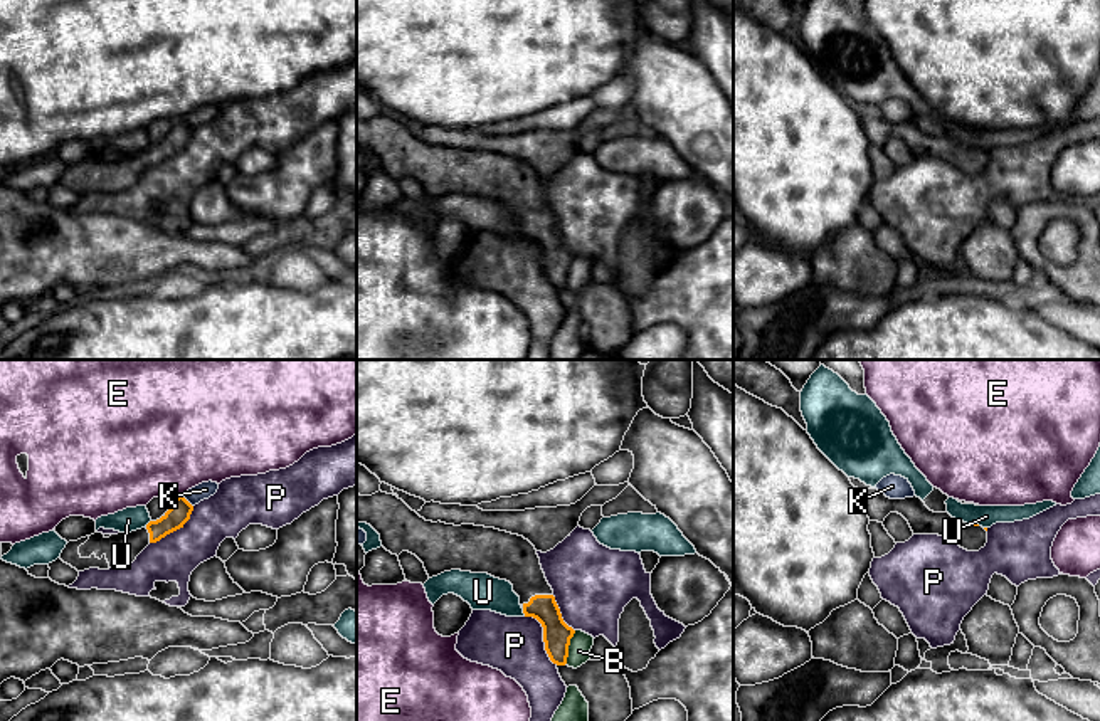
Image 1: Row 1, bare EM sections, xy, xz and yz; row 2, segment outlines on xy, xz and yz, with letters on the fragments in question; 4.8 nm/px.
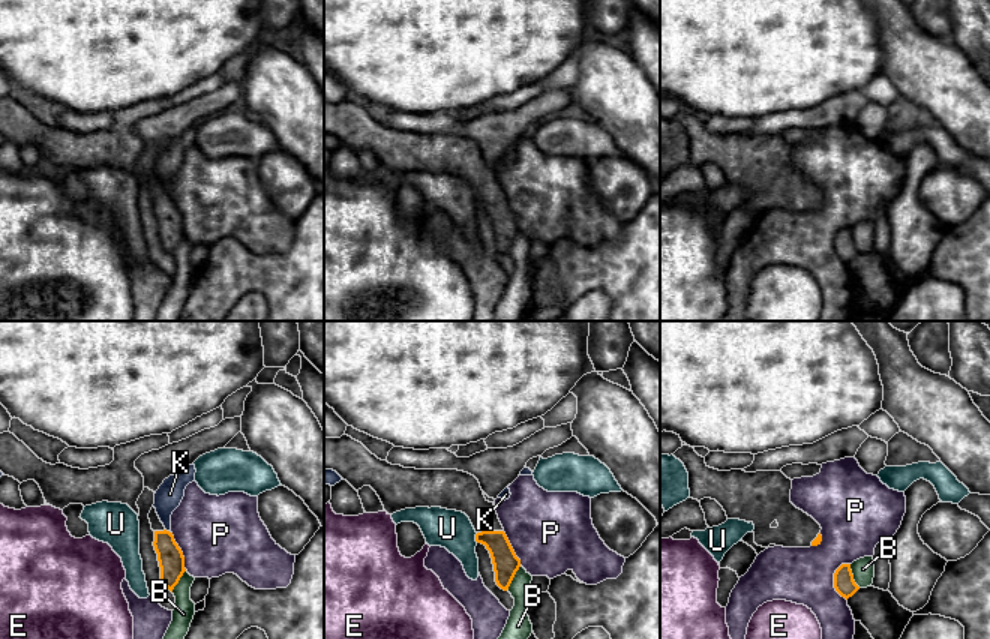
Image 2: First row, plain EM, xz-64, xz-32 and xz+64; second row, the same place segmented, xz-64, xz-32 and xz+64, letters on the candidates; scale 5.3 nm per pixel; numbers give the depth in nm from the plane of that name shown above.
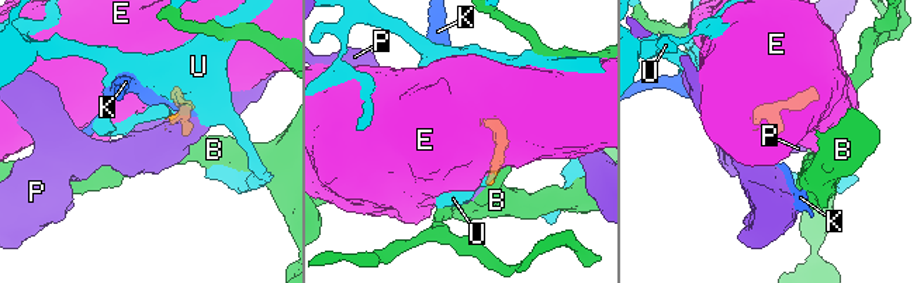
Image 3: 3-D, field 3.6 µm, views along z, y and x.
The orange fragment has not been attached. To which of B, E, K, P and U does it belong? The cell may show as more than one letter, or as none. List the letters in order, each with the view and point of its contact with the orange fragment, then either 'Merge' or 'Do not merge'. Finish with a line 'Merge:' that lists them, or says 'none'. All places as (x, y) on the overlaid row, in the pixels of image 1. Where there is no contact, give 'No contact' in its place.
B: Touches orange at xz (567, 647). Do not merge
E: Touches orange at xy (179, 496). Do not merge
K: Touches orange at xy (187, 501). Do not merge
P: Touches orange at xz (544, 637). Do not merge
U: Touches orange at xy (148, 523). Do not merge
Merge: none

